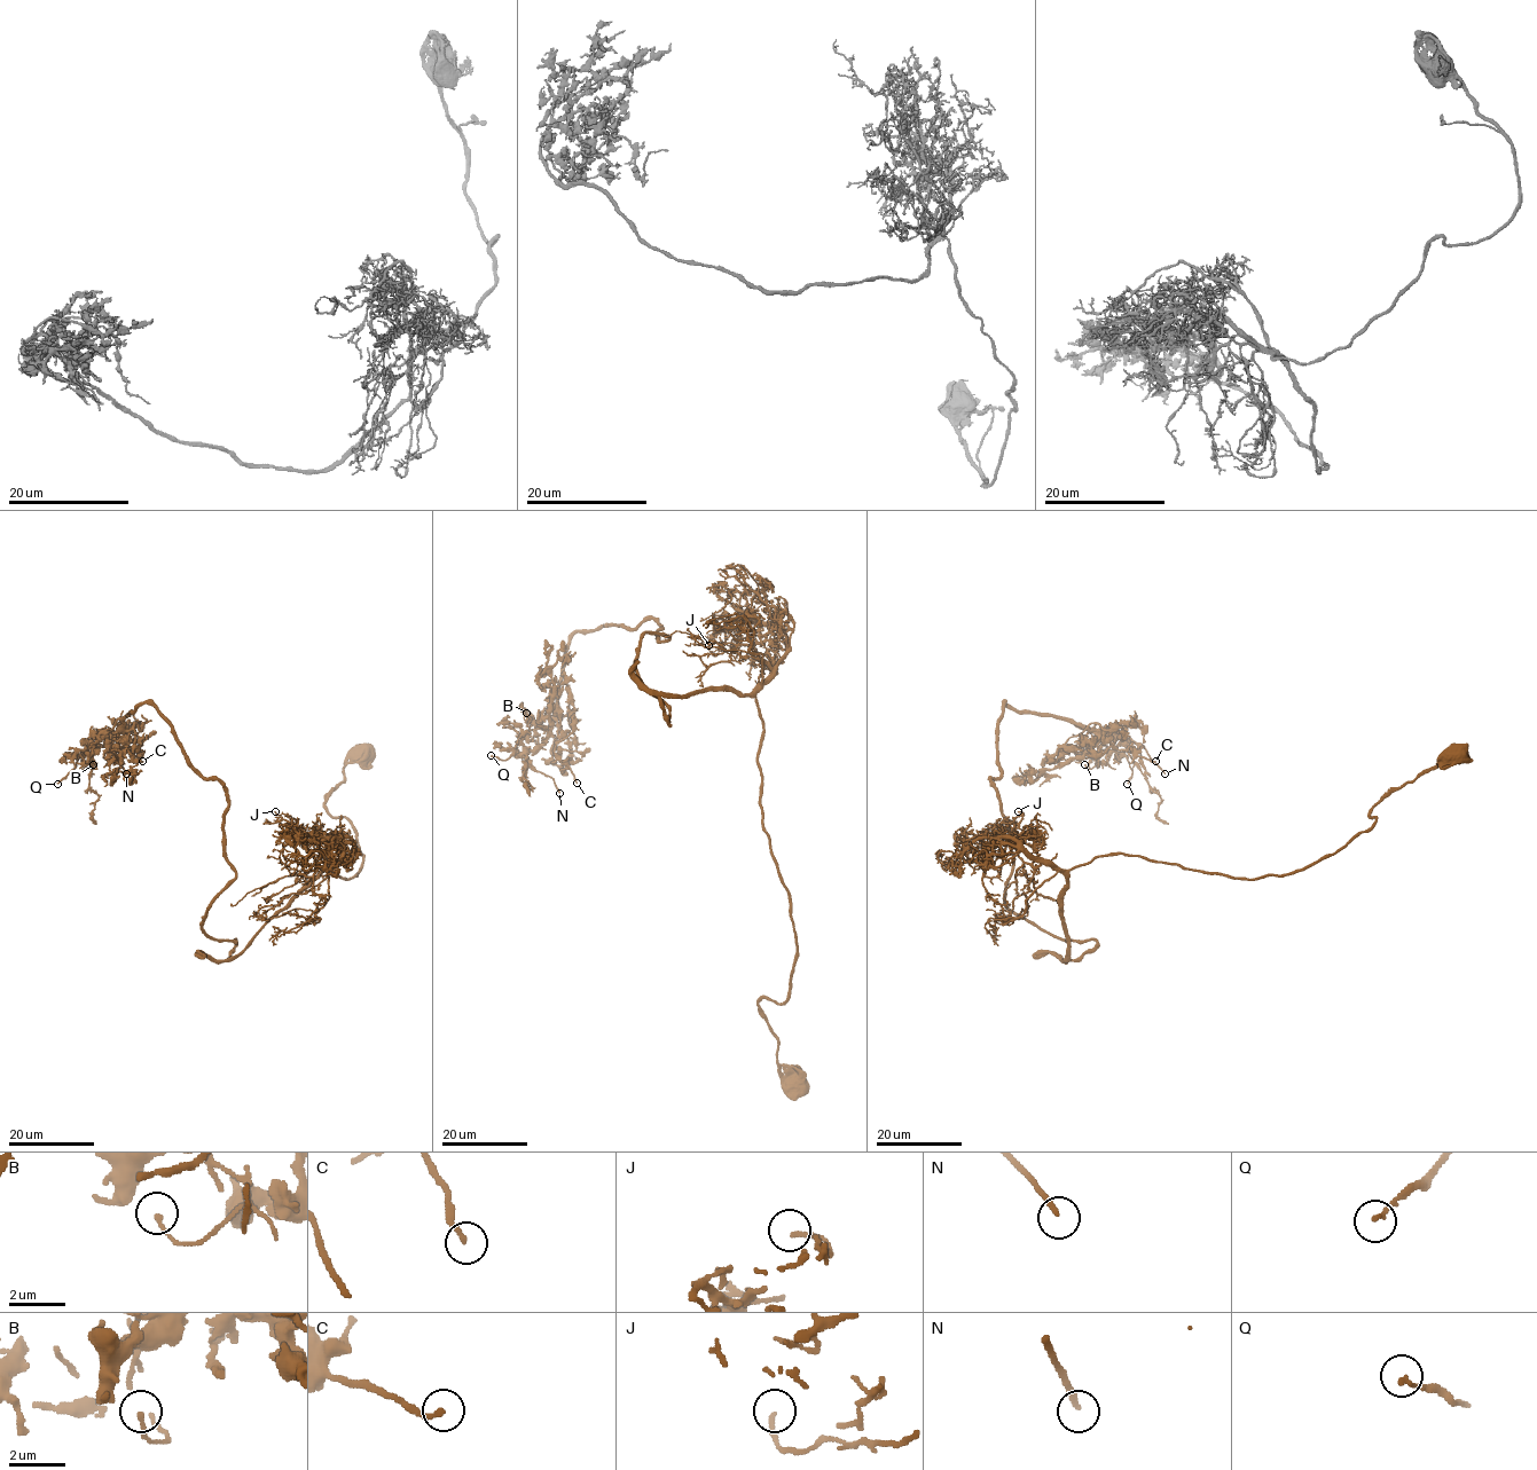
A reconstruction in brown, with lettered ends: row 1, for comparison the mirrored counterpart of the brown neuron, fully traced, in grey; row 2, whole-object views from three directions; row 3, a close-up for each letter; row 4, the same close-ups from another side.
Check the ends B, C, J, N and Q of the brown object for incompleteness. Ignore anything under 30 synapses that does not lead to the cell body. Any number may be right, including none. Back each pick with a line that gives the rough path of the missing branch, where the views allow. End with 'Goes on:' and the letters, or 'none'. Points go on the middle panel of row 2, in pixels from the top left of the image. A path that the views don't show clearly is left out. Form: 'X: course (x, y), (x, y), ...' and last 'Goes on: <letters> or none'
N: course (559, 793), (551, 769)
Goes on: N

